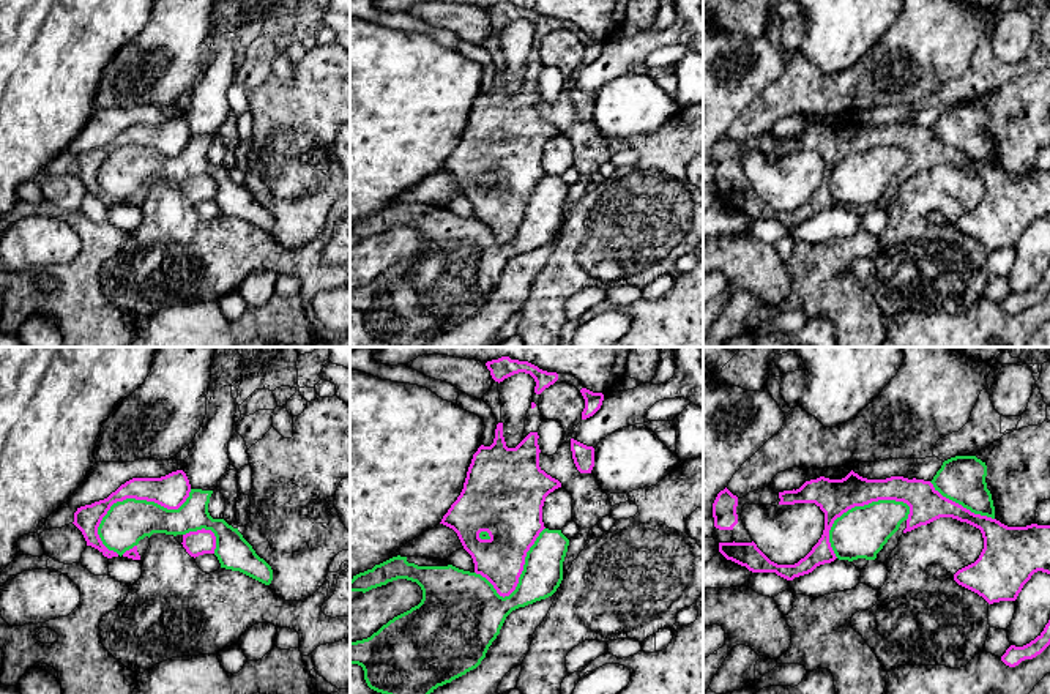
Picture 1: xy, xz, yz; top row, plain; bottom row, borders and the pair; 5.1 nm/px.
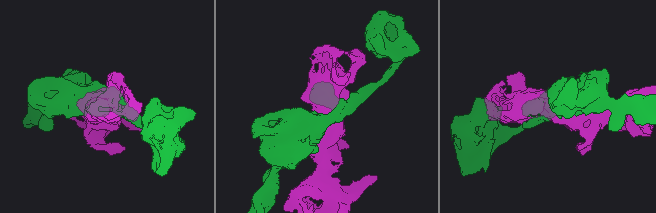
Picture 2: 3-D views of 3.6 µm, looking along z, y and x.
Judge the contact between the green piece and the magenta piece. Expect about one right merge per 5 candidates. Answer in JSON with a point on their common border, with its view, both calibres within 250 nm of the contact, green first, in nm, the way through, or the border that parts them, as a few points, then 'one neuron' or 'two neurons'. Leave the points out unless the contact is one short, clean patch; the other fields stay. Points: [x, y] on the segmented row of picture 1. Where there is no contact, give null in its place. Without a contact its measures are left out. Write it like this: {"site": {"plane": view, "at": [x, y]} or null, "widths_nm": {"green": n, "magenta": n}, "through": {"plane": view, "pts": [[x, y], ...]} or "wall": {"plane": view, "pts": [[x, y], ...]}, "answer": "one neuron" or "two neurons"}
{"site": {"plane": "xy", "at": [134, 499]}, "widths_nm": {"green": 220, "magenta": 170}, "answer": "two neurons"}

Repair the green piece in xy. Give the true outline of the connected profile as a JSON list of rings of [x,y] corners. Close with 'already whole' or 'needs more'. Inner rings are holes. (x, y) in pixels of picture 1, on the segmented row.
[[[191,489],[178,509],[167,509],[155,502],[126,498],[110,506],[102,517],[98,535],[102,544],[120,557],[153,533],[186,535],[211,530],[216,536],[214,555],[221,568],[240,571],[265,585],[273,580],[271,566],[260,558],[238,528],[224,519],[213,519],[208,503],[213,491]]]; already whole

